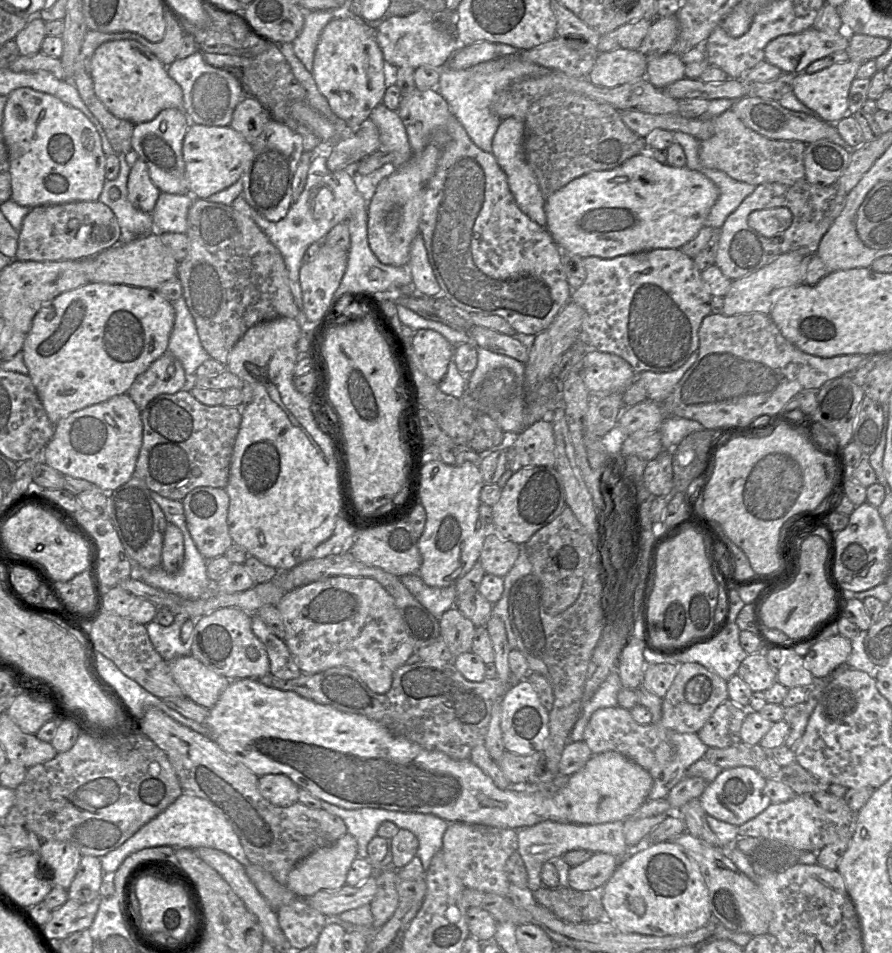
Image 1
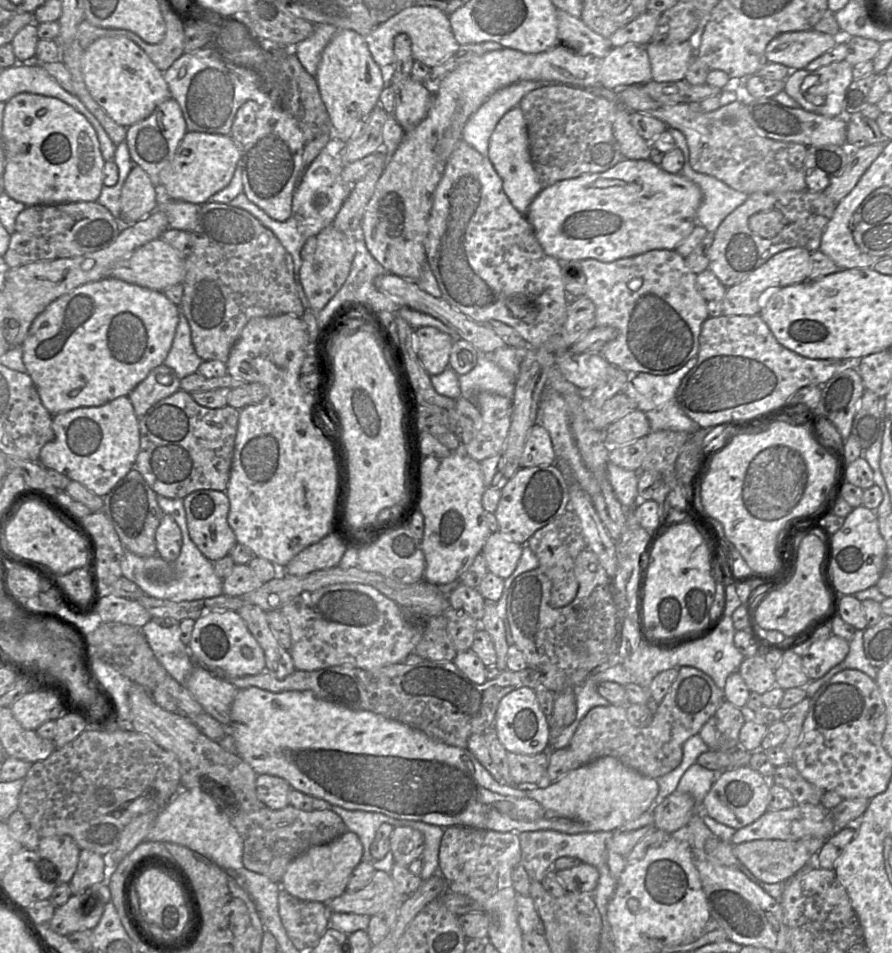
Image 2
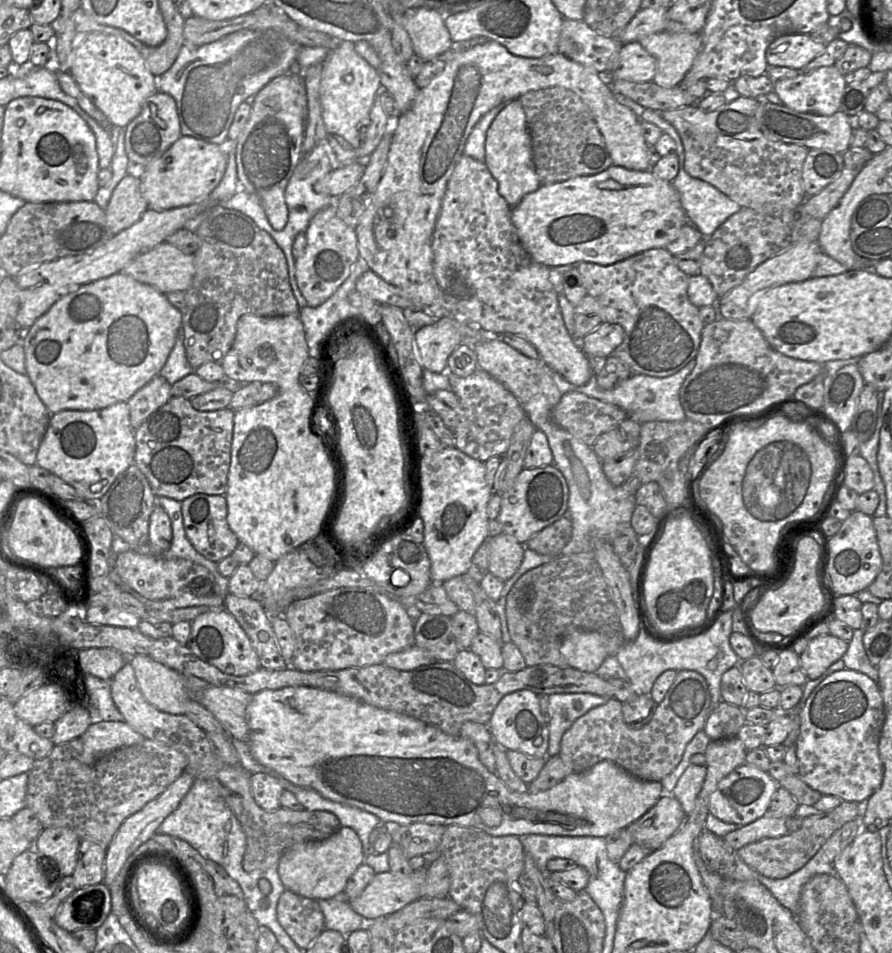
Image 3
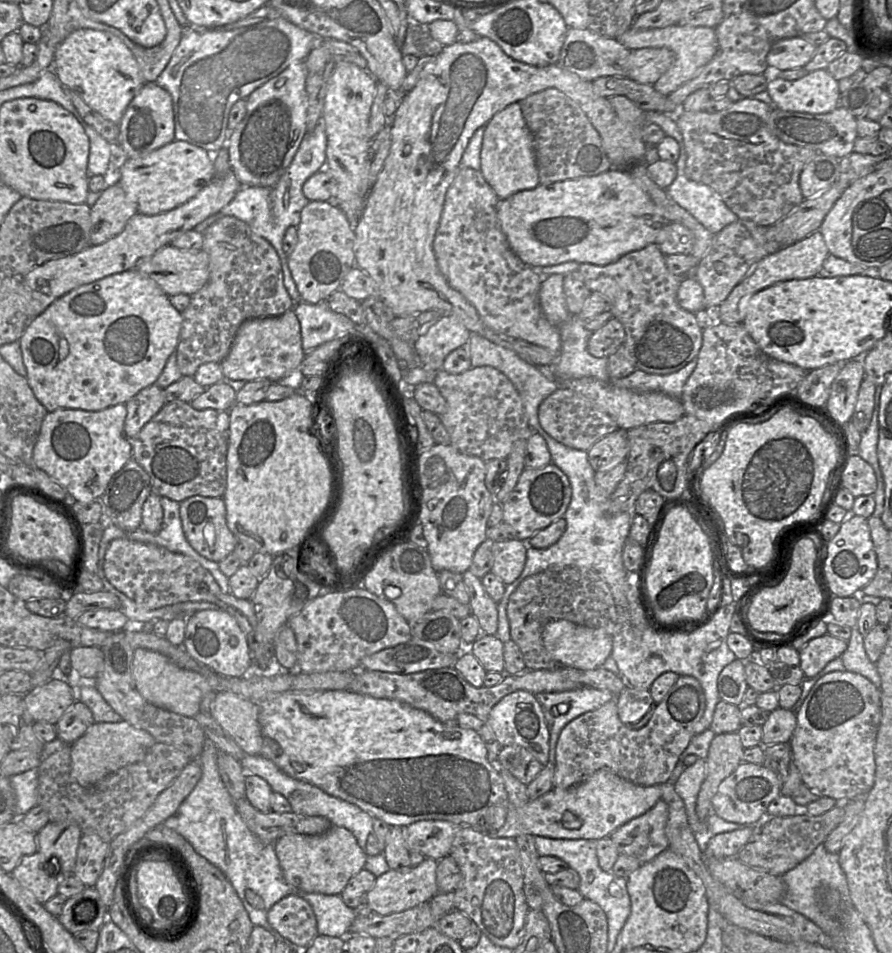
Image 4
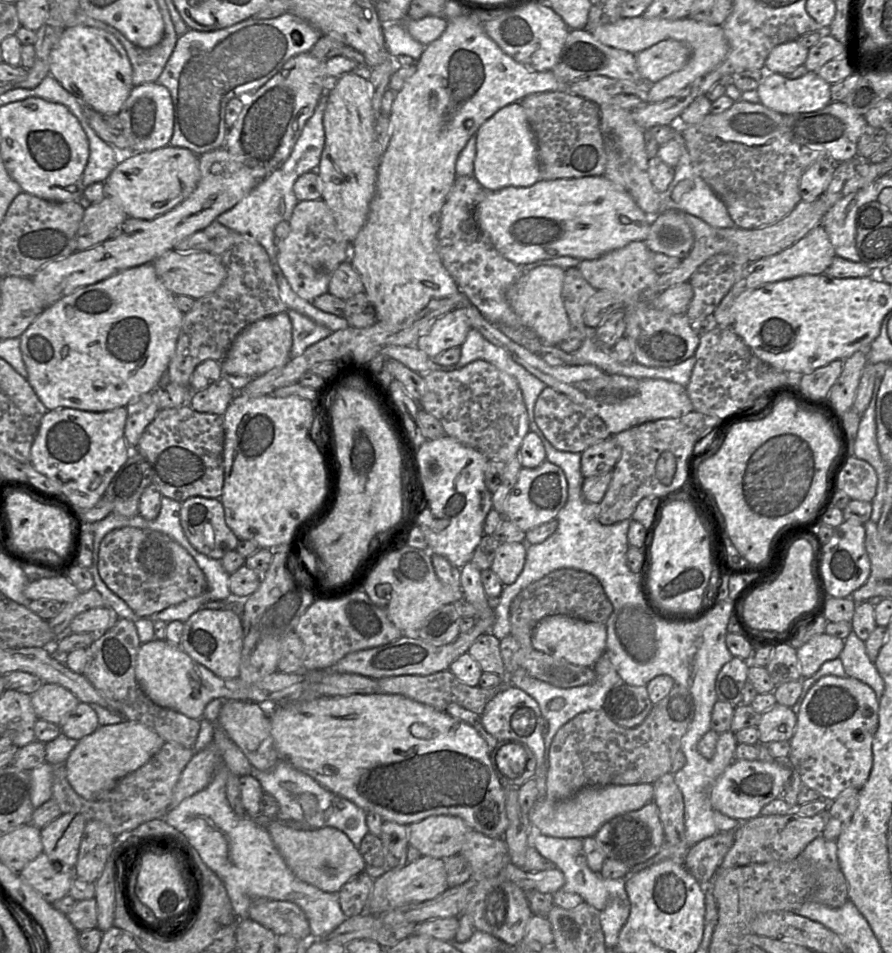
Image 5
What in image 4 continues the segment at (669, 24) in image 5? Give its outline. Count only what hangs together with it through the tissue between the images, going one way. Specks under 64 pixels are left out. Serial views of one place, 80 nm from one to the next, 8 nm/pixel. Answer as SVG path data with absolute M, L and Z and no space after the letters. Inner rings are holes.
M675 24L647 30L637 30L631 27L616 39L629 50L665 47L674 53L675 59L671 67L653 84L656 91L666 96L690 80L717 52L715 28L703 26Z

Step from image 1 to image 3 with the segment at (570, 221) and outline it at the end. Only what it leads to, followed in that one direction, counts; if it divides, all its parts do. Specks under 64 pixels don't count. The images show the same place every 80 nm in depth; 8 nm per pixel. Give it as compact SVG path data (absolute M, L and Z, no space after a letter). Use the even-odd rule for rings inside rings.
M612 164L595 175L541 185L512 207L511 221L522 247L537 263L547 267L580 262L607 266L649 249L665 248L678 237L688 216L672 182L656 177L650 169L636 171Z

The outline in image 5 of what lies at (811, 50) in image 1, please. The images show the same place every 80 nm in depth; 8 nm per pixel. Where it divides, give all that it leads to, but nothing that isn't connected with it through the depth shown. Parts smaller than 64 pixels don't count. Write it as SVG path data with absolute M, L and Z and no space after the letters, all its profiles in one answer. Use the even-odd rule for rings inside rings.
M791 40L775 46L765 61L766 73L785 75L797 67L804 65L808 55L807 47L796 40Z

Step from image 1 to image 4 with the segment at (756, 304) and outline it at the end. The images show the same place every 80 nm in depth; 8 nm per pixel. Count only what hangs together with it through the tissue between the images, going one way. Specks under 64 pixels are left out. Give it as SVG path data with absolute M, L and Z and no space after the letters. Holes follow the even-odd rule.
M816 231L799 242L770 254L757 262L752 270L732 289L728 297L719 305L722 323L742 324L745 305L756 292L780 281L806 279L818 275L829 250L820 231Z

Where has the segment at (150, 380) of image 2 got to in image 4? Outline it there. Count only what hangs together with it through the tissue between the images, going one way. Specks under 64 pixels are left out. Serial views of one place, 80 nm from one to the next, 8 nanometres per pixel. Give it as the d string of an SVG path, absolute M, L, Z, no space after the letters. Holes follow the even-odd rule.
M152 384L138 392L126 405L124 432L133 439L166 404L165 391Z

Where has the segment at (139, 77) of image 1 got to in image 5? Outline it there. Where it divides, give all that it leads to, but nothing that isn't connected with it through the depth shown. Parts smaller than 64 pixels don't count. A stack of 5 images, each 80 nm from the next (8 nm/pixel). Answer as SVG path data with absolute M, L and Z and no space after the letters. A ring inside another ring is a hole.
M95 27L66 28L50 52L50 73L61 86L101 115L117 115L133 89L132 65L121 43Z

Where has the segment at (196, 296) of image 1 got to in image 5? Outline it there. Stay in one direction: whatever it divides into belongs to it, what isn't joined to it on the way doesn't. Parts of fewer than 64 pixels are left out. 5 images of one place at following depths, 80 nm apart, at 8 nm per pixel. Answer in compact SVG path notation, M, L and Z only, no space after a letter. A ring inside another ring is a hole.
M230 230L227 234L212 239L210 253L219 257L223 263L226 278L214 292L195 300L192 309L183 315L176 350L168 366L170 383L180 386L190 386L195 368L203 361L212 359L222 362L238 334L247 326L262 318L289 310L280 298L277 279L269 256L255 239Z

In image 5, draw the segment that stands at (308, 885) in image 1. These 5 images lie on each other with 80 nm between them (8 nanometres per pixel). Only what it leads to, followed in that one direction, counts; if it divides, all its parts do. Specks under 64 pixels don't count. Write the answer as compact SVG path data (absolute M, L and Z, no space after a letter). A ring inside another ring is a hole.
M277 819L268 821L266 829L292 873L301 881L324 892L338 893L354 876L365 871L366 863L351 840L343 832L323 827L312 830L295 830Z

